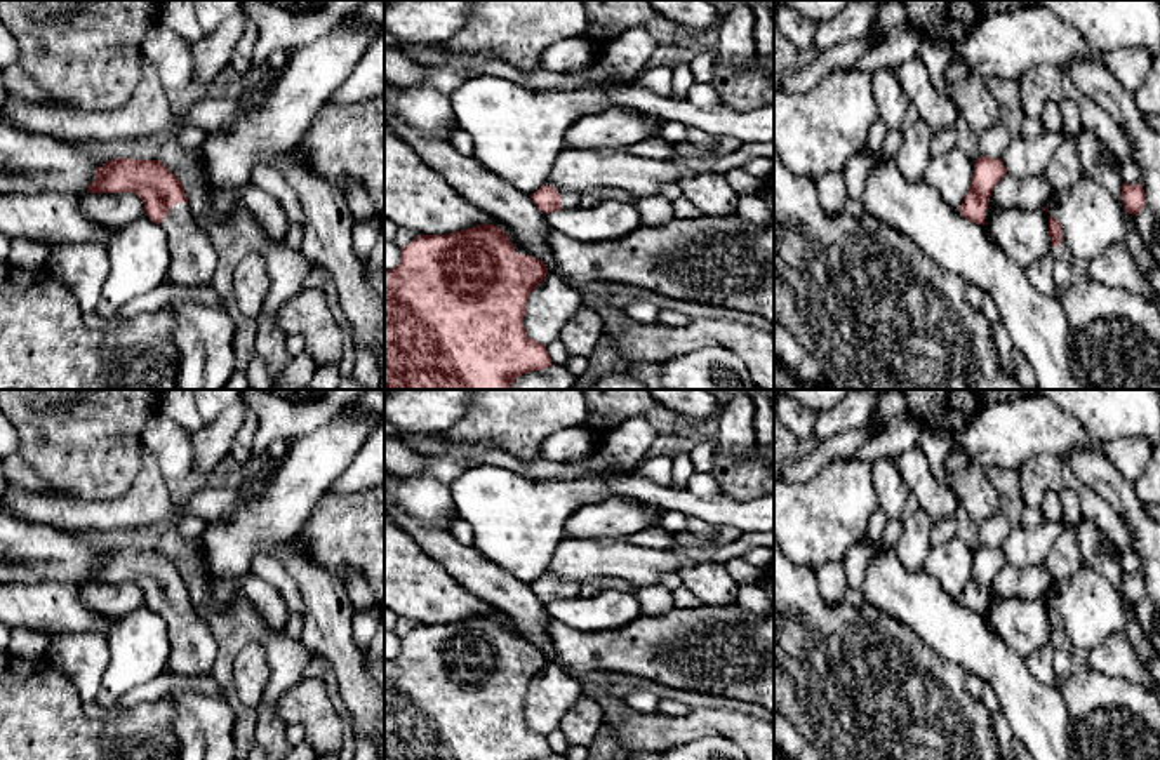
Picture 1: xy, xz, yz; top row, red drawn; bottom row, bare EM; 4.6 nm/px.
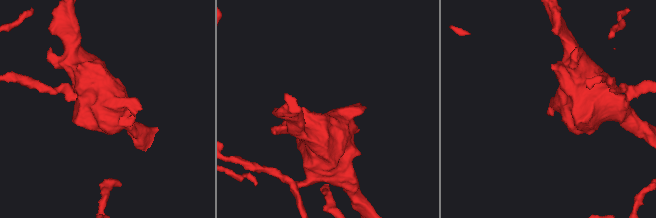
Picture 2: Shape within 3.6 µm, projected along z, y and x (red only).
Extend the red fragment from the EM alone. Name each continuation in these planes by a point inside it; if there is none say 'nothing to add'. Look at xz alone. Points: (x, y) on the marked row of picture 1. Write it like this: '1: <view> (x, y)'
1: xz (567, 199)

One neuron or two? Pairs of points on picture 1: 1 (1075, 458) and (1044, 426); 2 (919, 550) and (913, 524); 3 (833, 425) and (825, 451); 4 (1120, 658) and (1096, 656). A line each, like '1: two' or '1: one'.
1: two
2: one
3: two
4: one

